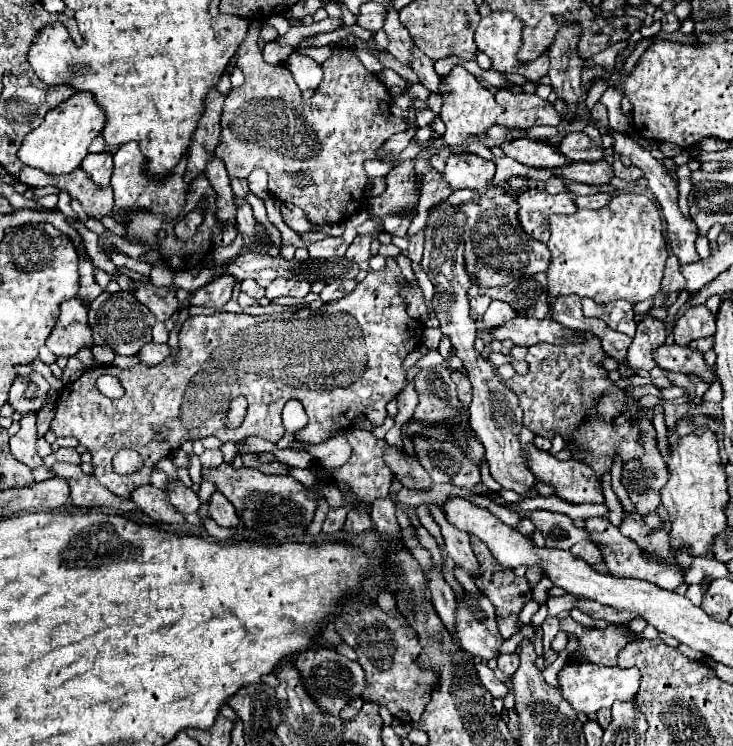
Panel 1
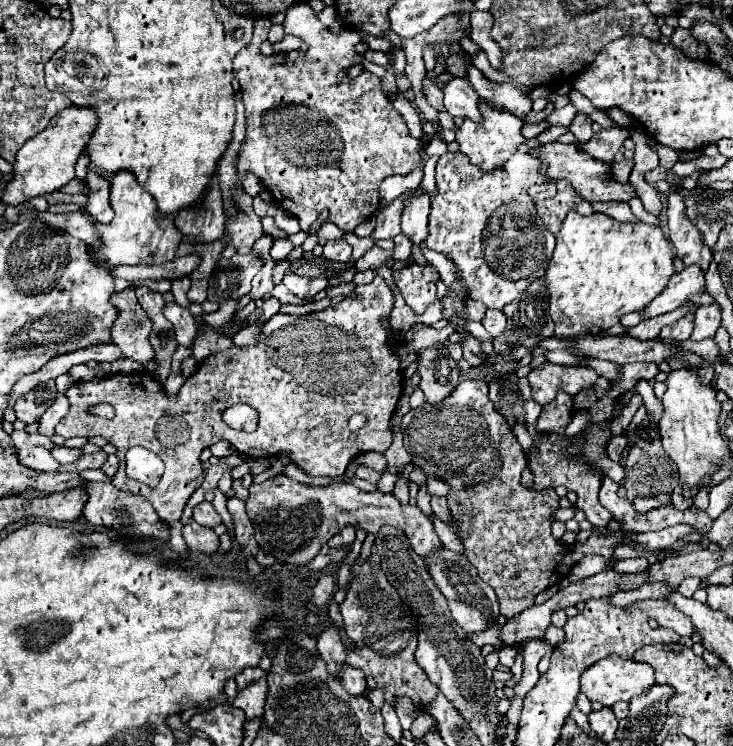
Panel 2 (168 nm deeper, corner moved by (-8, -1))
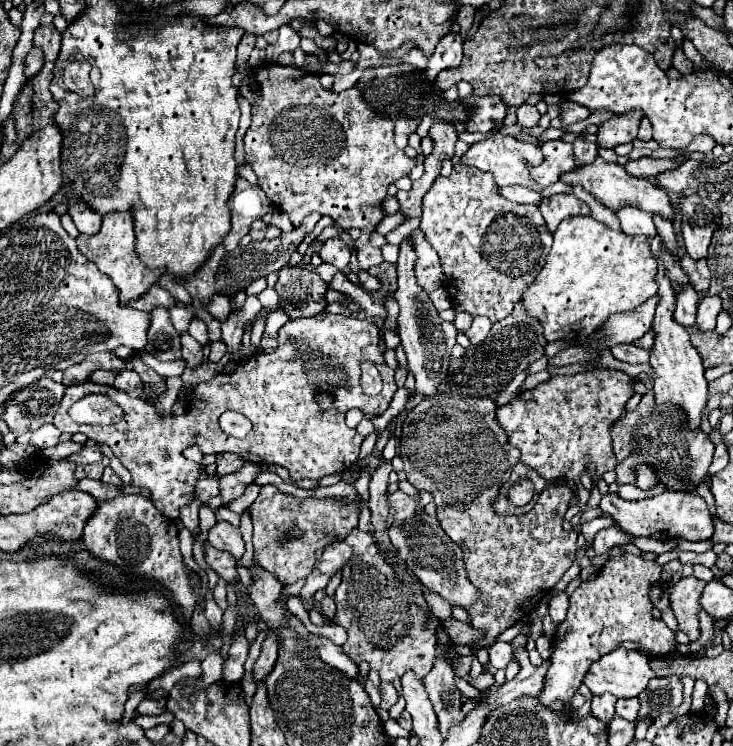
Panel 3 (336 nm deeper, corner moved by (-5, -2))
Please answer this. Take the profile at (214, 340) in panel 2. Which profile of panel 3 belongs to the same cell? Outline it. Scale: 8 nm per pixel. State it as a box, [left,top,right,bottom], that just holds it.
[134,349,185,377]

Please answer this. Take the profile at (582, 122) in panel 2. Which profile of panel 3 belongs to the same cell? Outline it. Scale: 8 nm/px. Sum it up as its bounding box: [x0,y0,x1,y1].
[573,133,597,165]

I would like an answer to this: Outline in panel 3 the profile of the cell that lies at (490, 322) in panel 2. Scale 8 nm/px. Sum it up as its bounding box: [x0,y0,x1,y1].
[465,317,491,343]

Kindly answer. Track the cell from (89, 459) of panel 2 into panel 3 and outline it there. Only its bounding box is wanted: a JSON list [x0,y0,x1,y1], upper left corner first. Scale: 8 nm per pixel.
[75,461,103,479]

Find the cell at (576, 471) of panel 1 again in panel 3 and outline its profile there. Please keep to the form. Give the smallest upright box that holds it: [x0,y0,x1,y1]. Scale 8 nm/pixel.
[599,491,713,541]

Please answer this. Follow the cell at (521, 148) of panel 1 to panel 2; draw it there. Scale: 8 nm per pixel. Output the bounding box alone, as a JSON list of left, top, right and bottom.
[530,142,636,202]

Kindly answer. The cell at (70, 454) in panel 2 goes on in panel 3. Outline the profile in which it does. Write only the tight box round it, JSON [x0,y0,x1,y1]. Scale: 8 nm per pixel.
[65,445,103,463]

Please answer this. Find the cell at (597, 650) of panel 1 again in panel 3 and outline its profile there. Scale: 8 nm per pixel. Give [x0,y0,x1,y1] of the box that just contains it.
[537,553,675,715]

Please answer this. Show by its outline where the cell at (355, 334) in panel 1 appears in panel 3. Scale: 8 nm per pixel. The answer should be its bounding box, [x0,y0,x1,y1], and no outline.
[53,313,397,521]

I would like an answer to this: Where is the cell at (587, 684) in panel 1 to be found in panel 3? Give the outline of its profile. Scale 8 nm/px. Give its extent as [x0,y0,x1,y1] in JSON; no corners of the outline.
[583,649,655,697]

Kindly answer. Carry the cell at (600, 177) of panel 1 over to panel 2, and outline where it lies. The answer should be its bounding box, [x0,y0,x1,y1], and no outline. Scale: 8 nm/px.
[612,160,634,182]

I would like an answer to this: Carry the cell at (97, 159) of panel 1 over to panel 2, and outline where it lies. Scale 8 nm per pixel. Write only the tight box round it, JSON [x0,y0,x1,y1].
[84,170,114,224]

